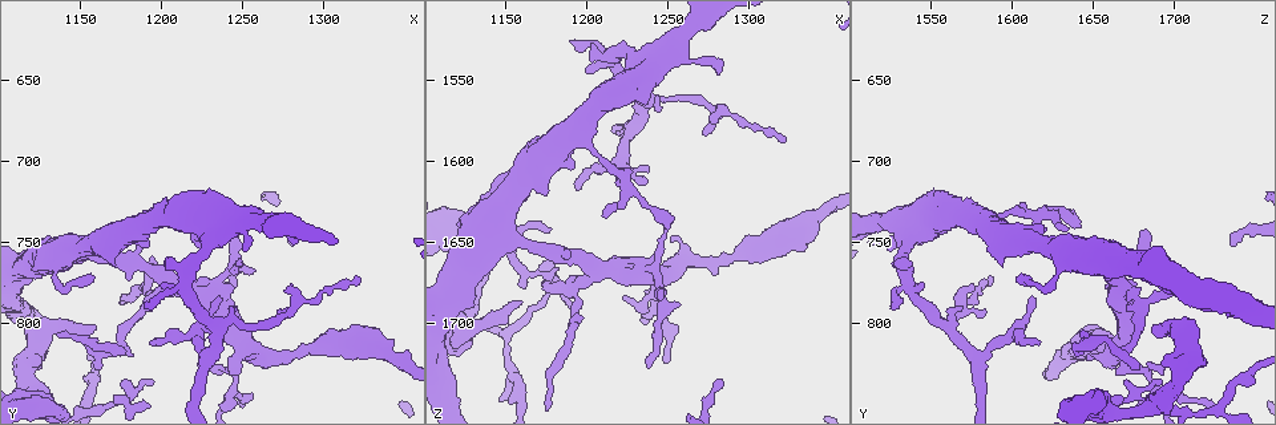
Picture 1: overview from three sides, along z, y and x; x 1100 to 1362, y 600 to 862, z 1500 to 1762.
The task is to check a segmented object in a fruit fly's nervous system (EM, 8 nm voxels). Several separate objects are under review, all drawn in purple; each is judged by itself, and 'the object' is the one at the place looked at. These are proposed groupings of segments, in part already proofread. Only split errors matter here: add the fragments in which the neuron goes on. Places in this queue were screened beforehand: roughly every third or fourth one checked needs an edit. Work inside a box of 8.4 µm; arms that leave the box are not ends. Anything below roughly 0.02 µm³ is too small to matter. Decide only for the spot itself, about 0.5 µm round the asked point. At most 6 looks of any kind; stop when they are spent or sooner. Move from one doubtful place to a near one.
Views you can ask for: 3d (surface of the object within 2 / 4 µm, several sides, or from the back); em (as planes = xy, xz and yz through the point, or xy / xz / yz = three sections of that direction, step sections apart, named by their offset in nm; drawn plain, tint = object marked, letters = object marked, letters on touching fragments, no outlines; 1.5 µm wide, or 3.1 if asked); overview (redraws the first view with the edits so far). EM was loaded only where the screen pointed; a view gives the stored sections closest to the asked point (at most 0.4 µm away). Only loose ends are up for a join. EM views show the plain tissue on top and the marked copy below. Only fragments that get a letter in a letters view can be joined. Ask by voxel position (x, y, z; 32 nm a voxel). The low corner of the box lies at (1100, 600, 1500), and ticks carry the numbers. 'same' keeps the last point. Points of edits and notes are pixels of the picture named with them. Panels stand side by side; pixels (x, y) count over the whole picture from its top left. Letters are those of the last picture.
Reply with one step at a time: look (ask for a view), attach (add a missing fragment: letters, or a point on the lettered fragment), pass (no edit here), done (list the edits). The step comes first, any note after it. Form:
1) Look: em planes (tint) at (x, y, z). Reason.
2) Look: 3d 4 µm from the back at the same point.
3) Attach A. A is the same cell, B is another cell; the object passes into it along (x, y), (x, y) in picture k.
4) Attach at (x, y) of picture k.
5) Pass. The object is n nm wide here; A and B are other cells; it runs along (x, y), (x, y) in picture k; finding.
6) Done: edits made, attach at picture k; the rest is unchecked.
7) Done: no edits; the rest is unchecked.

Look: 3d 4 µm at (1194, 758, 1696). Tapers out.

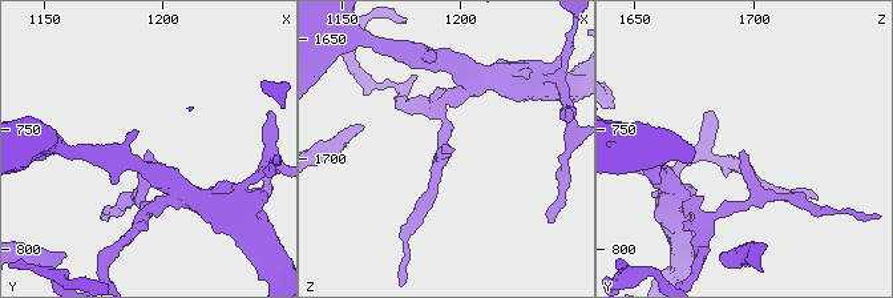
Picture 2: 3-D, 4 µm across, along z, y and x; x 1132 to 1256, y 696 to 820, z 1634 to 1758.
Look: em yz step 8 (tint) at (1194, 760, 1694). Shape alone is not enough.

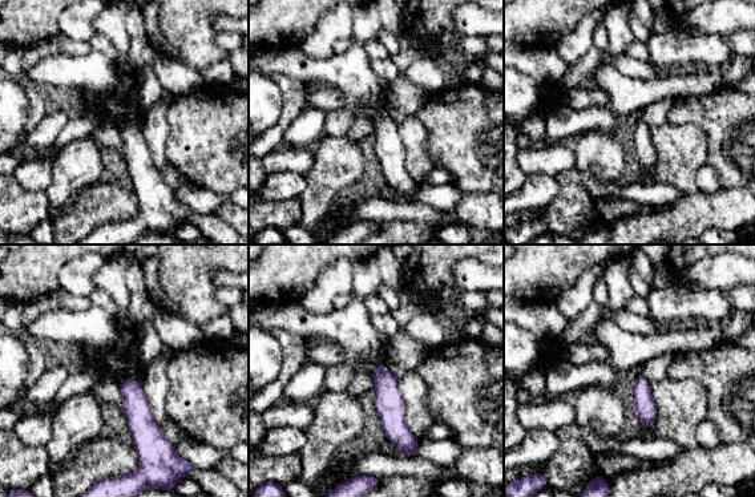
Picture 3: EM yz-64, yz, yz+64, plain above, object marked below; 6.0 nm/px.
Look: em planes (letters) at the same point.

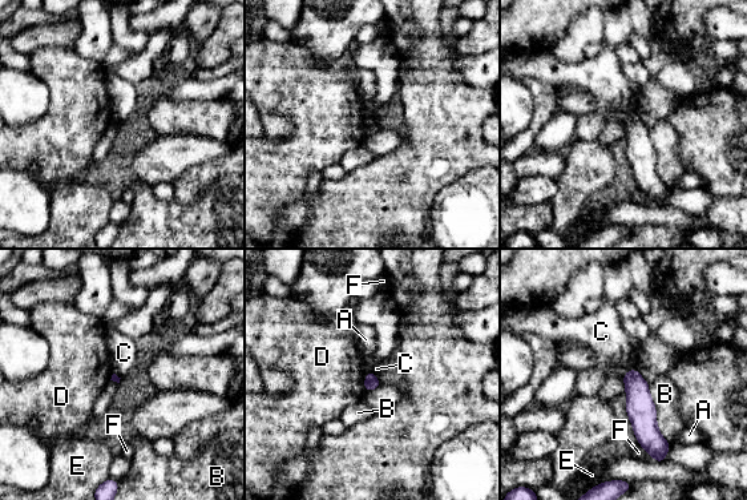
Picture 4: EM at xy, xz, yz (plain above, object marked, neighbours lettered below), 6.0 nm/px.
Pass. The longest contact is with B, 400 nm; A, B, C, D, E and F are other cells; no lettered fragment goes on from it.

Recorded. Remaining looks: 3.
Look: 3d 4 µm at (1176, 820, 1644).

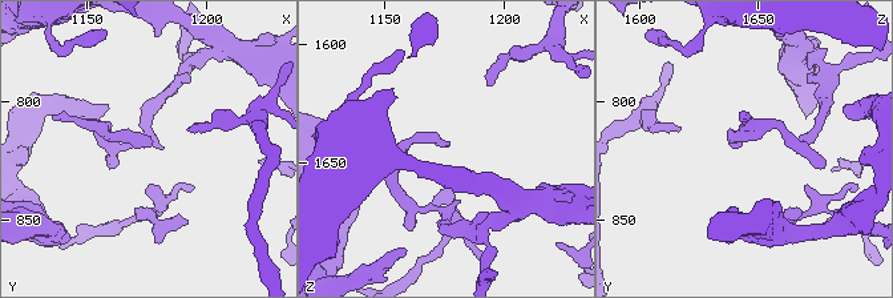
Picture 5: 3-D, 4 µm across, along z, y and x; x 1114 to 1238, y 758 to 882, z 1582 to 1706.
Look: em planes (letters) at (1177, 818, 1643).

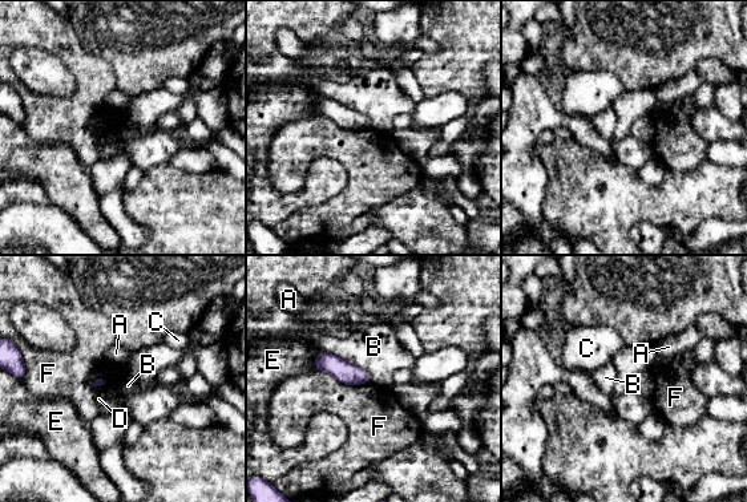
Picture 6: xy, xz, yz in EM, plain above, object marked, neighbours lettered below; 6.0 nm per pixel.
Pass. A, B, C, D, E and F are other cells; a border runs along (315, 369), (348, 384), (368, 383) in picture 6; no lettered fragment goes on from it.

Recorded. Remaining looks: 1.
Look: em planes (letters) at (1246, 744, 1682). Tapers out.

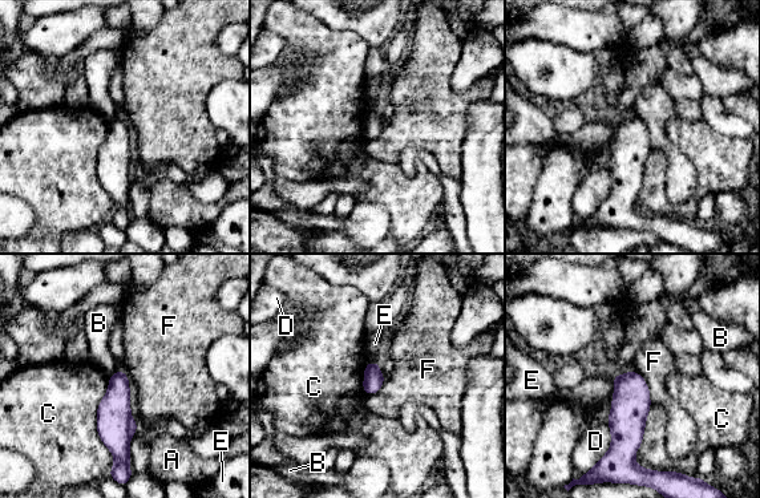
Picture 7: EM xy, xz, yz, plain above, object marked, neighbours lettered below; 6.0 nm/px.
Pass. A, B, C, D, E and F are other cells; a border runs along (633, 369), (643, 379), (651, 404) in picture 7; none of them fits.

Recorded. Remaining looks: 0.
Done: no edits; the rest is unchecked.

